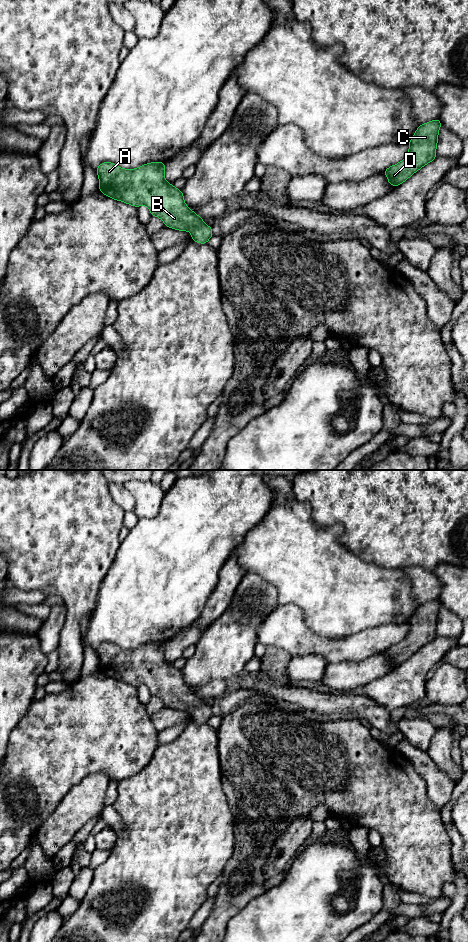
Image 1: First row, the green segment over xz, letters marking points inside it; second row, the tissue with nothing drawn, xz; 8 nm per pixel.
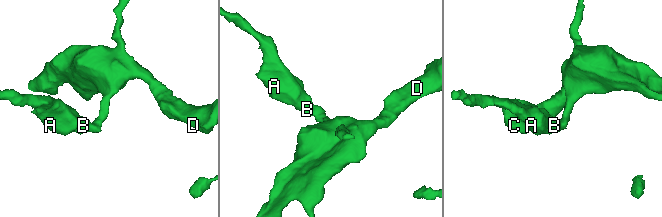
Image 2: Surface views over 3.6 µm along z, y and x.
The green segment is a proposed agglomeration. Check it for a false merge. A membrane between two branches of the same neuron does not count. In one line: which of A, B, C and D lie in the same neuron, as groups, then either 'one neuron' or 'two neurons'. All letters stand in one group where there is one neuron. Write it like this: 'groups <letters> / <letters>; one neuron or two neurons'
groups A B C D; one neuron

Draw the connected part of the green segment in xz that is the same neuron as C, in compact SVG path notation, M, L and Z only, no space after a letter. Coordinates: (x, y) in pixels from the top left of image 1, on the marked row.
M440 119L420 125L409 141L409 151L399 163L388 167L383 173L391 186L397 187L405 182L424 165L432 162L436 157Z

